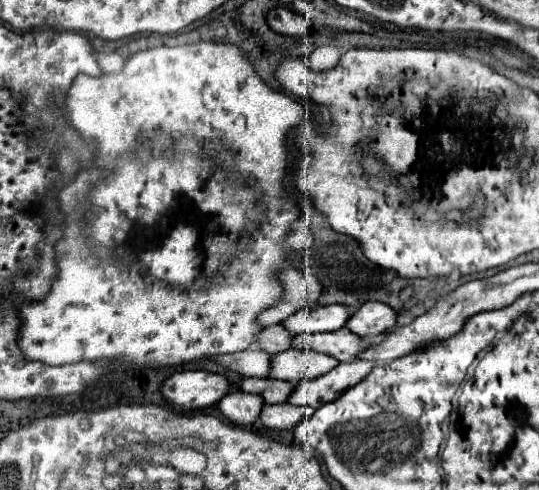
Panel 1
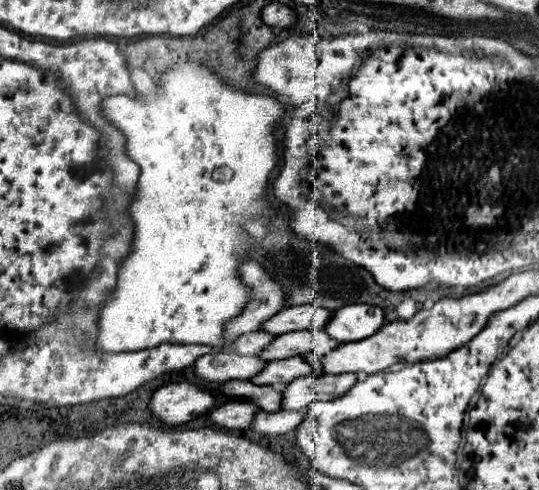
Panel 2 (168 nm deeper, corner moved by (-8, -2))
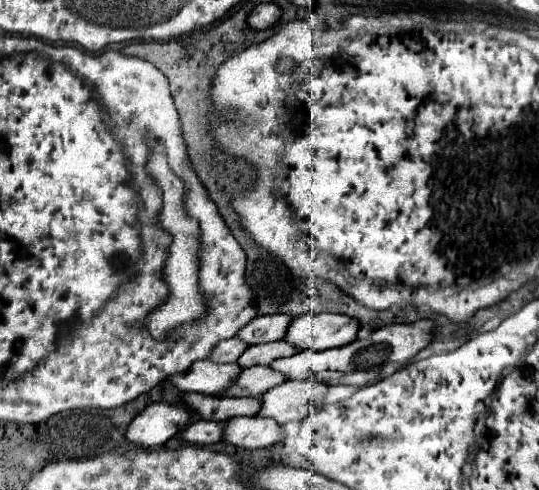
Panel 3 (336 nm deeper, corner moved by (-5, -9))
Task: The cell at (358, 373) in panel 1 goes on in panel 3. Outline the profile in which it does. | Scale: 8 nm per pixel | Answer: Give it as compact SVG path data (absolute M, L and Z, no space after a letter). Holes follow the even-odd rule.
M287 380L261 396L259 416L287 424L291 420L303 420L329 390L323 382L313 380Z

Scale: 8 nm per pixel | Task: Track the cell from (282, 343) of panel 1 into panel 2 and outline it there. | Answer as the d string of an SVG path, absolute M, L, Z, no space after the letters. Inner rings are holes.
M252 331L248 335L240 335L236 337L236 341L232 343L232 351L240 353L240 355L256 355L260 353L266 345L270 345L274 337L266 331Z

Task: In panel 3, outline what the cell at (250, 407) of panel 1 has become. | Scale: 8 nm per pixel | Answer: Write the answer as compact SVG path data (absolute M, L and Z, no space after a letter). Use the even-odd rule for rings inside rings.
M197 420L193 424L189 424L183 430L183 440L189 444L201 444L201 446L209 446L215 442L223 440L225 434L225 424L227 422L213 422L213 420Z

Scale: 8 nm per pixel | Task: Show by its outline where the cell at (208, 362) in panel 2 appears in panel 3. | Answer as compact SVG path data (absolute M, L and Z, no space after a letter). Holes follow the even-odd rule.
M197 360L189 366L189 370L175 374L169 380L183 392L201 392L217 396L225 392L239 374L239 364L217 364L213 360Z

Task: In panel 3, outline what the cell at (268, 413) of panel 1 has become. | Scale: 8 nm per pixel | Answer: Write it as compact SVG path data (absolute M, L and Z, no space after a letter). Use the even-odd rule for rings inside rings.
M237 416L227 422L225 440L239 448L267 448L283 440L283 426L273 418L263 416Z

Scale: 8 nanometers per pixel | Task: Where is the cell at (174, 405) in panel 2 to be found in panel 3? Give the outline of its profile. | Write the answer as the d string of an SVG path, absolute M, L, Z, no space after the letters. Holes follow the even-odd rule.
M153 402L133 418L125 436L129 442L143 448L163 446L189 422L189 418L191 412L183 406L169 402Z

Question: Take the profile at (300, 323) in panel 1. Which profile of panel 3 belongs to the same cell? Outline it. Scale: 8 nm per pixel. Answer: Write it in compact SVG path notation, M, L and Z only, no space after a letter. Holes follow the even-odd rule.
M289 314L257 316L245 328L241 328L237 336L241 336L245 342L249 342L249 346L251 344L263 344L263 342L283 340L291 322L293 322L293 316L289 316Z

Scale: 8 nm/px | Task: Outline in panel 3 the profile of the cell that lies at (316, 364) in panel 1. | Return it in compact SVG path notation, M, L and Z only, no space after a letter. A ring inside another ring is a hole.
M269 366L245 368L245 370L241 370L237 382L229 390L223 392L223 396L255 396L255 398L259 398L261 394L265 394L273 386L279 386L285 380L287 380L285 374L281 374Z

